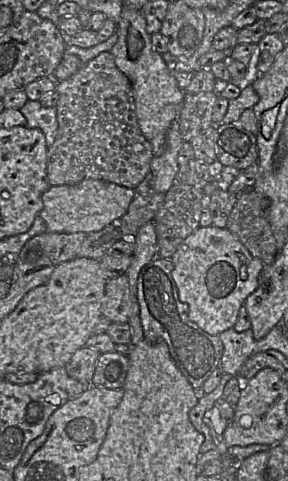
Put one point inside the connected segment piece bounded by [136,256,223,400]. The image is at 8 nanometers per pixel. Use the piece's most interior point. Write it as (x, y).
(164, 318)

